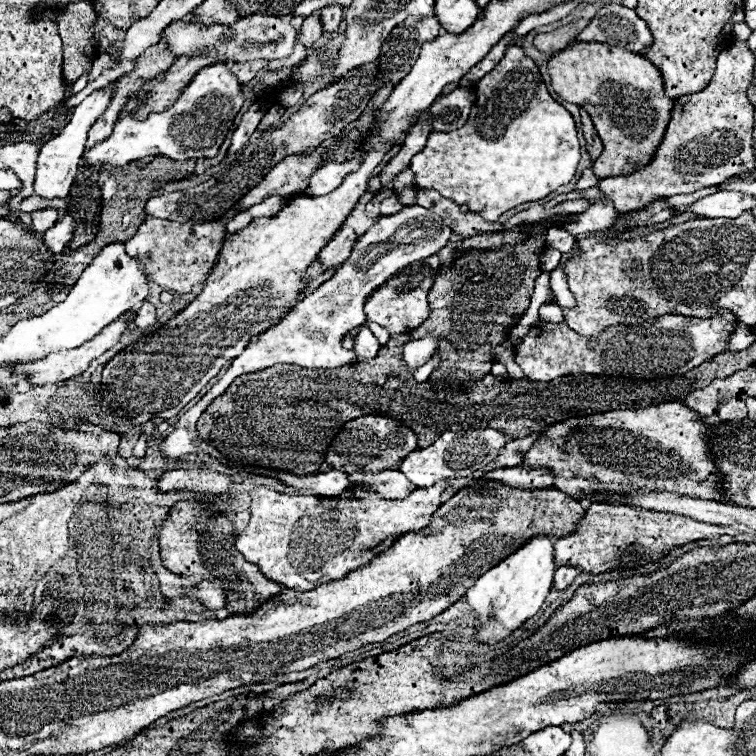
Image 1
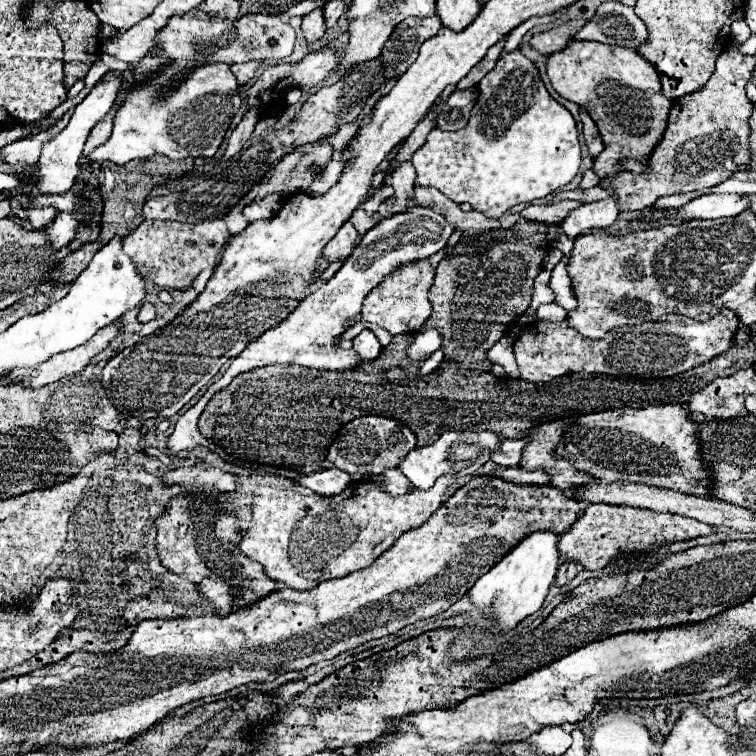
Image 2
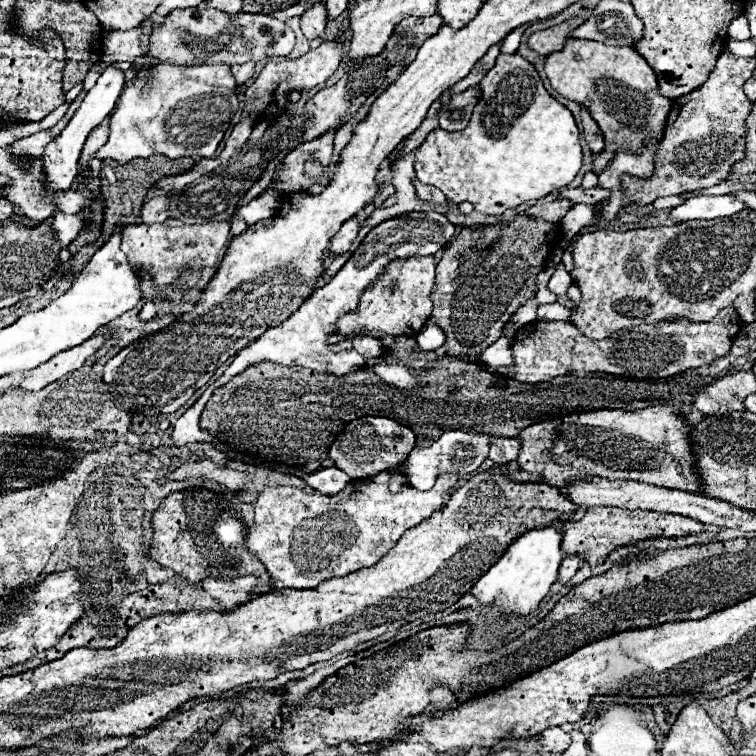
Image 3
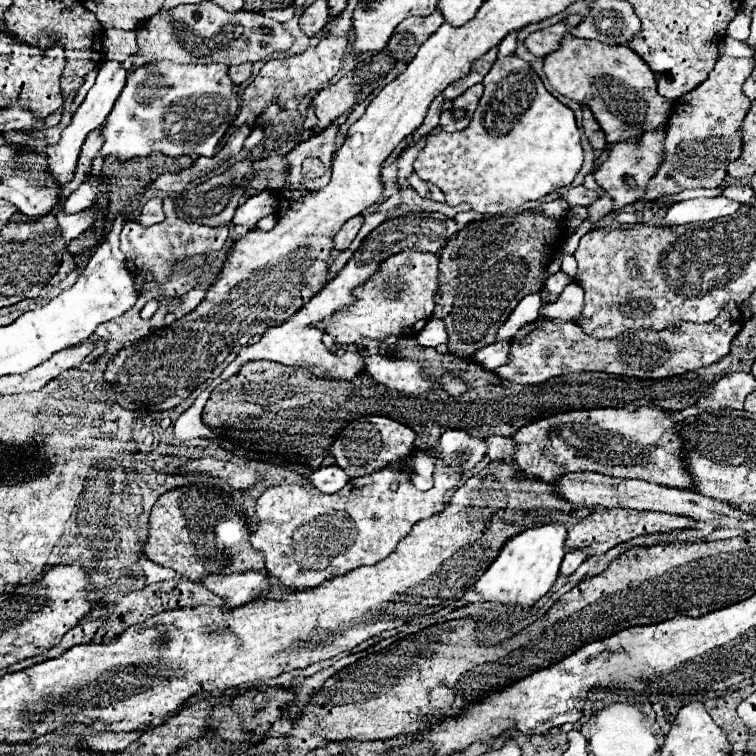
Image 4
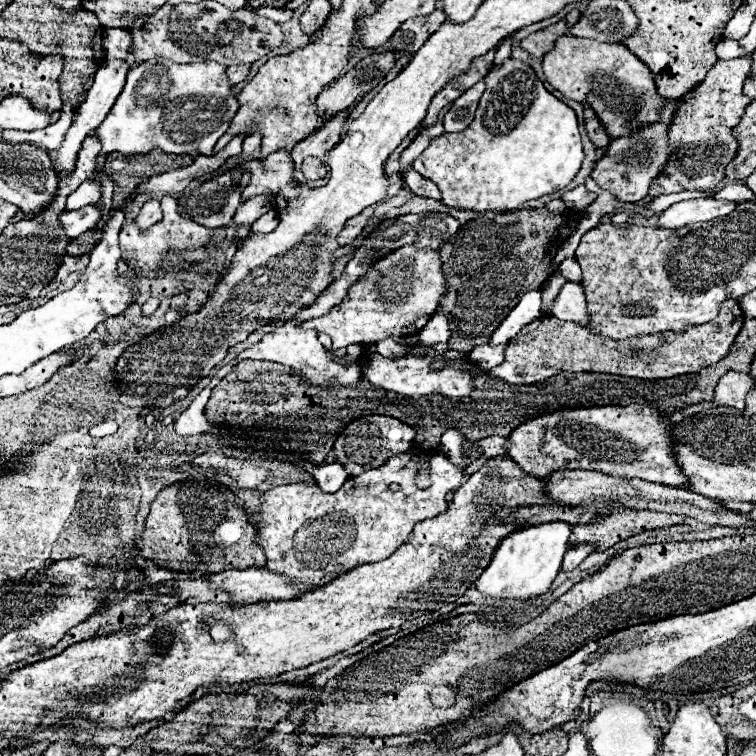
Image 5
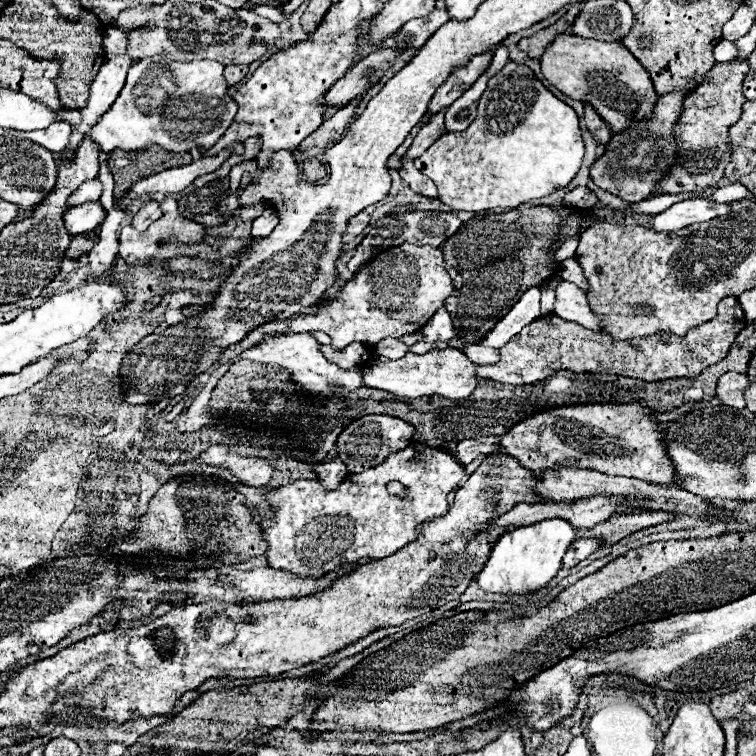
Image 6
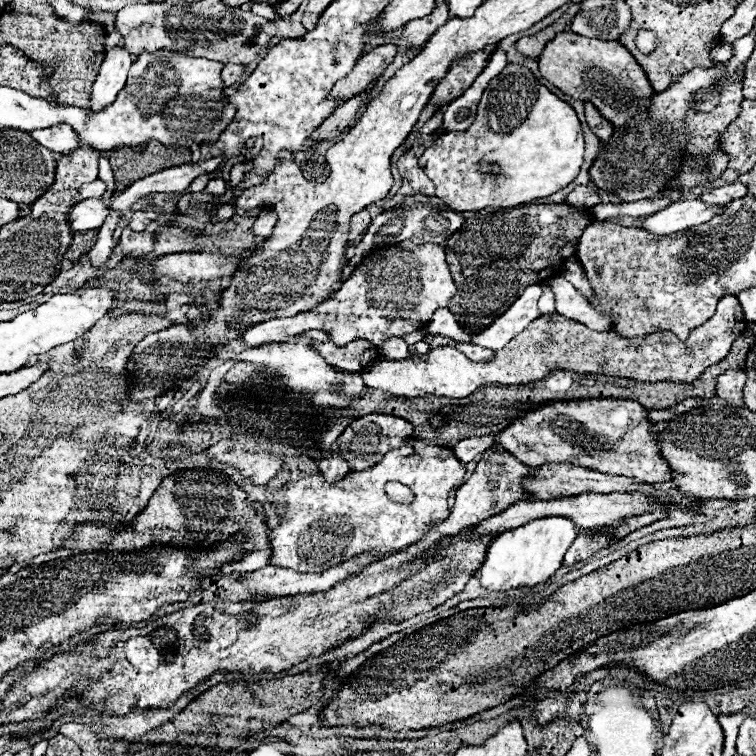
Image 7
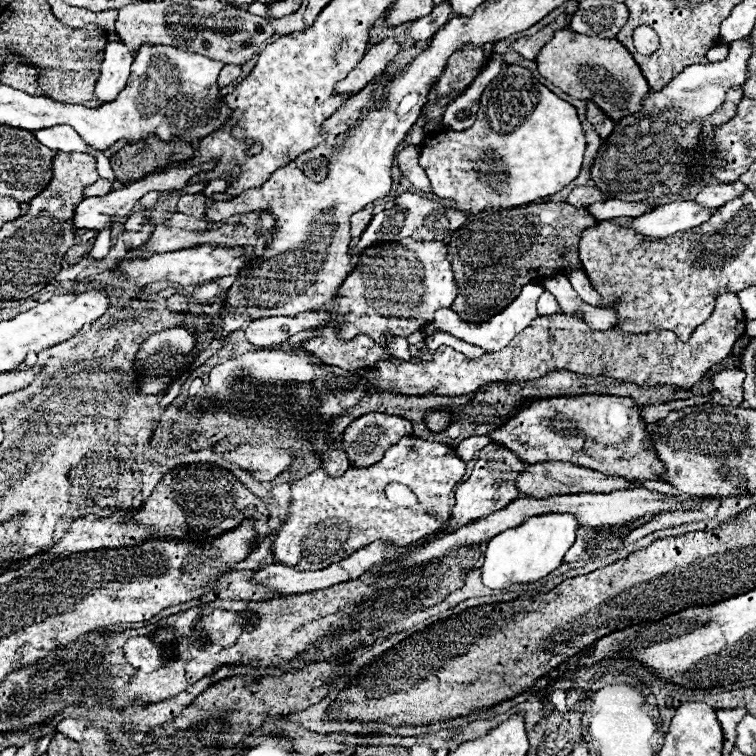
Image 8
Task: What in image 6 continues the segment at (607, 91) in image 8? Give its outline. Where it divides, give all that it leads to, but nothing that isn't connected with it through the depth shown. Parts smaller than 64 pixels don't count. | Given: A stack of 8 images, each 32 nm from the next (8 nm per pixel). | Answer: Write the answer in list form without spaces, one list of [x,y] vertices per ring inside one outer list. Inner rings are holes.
[[[560,34],[542,54],[540,66],[544,78],[562,94],[592,104],[598,116],[606,120],[612,134],[624,132],[636,118],[654,118],[654,104],[658,102],[658,94],[650,74],[620,42],[600,42],[594,38]]]

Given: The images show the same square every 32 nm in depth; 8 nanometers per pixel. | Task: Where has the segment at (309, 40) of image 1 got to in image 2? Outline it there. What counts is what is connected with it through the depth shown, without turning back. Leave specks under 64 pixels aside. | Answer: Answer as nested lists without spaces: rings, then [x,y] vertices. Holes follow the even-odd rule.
[[[316,8],[308,16],[302,18],[302,32],[304,32],[304,42],[310,46],[312,42],[320,40],[326,32],[324,18],[322,18],[322,8]]]

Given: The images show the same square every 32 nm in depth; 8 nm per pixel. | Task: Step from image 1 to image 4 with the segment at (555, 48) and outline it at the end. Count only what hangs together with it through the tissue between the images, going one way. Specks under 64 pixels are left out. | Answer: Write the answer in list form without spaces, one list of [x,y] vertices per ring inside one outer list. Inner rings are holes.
[[[574,14],[556,26],[550,26],[550,28],[544,28],[540,32],[530,34],[524,40],[524,46],[536,56],[546,56],[546,54],[554,52],[554,48],[558,48],[558,44],[562,42],[562,36],[566,36],[570,32],[570,28],[574,28],[578,22],[582,22],[582,16]]]

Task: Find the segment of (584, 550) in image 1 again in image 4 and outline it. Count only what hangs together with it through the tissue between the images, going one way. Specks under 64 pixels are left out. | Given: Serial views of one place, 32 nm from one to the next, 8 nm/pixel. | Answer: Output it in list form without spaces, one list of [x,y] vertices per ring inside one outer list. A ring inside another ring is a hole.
[[[594,508],[594,512],[590,512],[590,516],[582,518],[578,524],[570,524],[568,526],[568,538],[566,538],[566,552],[572,550],[588,550],[588,556],[602,556],[608,550],[612,550],[614,546],[628,542],[632,538],[638,536],[646,536],[646,534],[672,534],[672,532],[680,532],[680,530],[698,530],[700,524],[686,518],[686,516],[676,516],[676,514],[664,514],[664,512],[638,512],[638,510],[628,510],[628,508]]]

